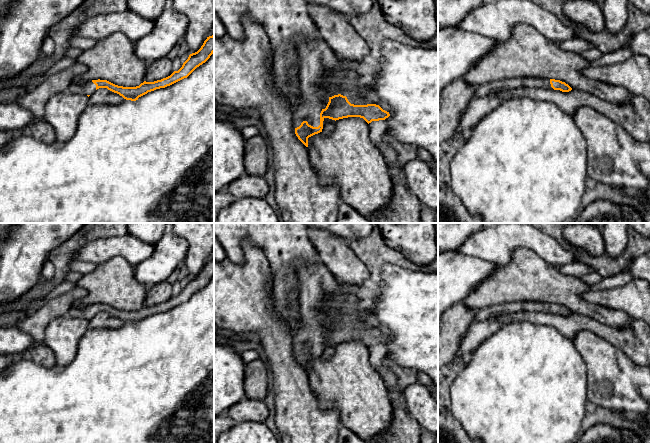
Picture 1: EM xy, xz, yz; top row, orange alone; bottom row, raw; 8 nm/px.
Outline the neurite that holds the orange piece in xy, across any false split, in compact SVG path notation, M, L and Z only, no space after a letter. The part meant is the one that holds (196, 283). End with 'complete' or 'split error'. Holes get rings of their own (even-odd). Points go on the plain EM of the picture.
M214 259L207 261L201 272L189 279L178 295L174 295L170 300L154 306L144 305L136 311L123 311L115 309L107 304L92 304L85 308L71 307L68 315L73 318L83 318L88 321L99 312L119 318L126 324L136 325L139 321L156 313L165 312L184 302L187 302L197 291L205 287L214 277Z; split error

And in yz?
M519 301L498 304L478 310L475 313L475 321L484 321L503 314L518 312L544 312L560 314L562 316L569 316L572 314L568 308L560 304L543 303L538 301Z; split error

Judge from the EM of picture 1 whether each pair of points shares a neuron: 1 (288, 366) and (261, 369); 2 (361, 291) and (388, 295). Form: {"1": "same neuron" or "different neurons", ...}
{"1": "different neurons", "2": "different neurons"}

